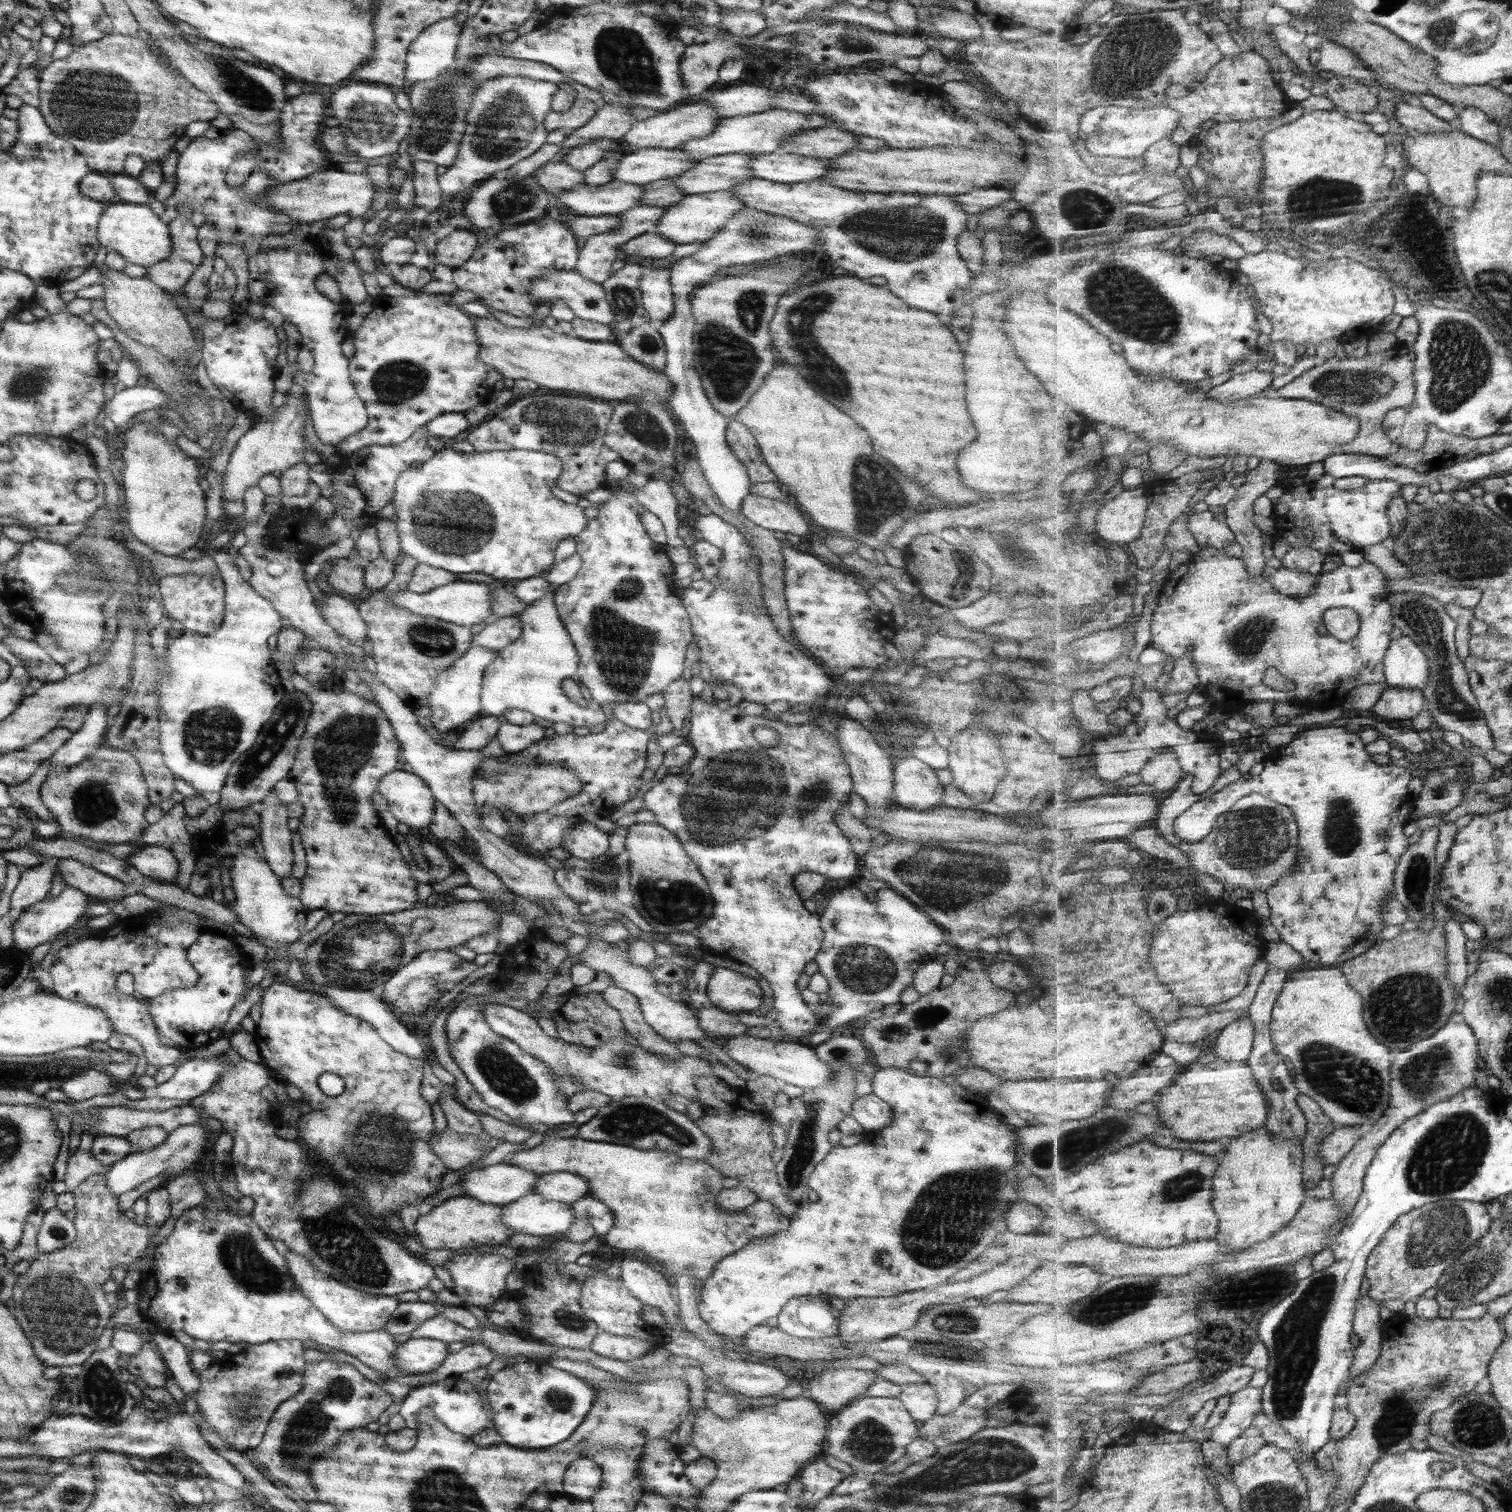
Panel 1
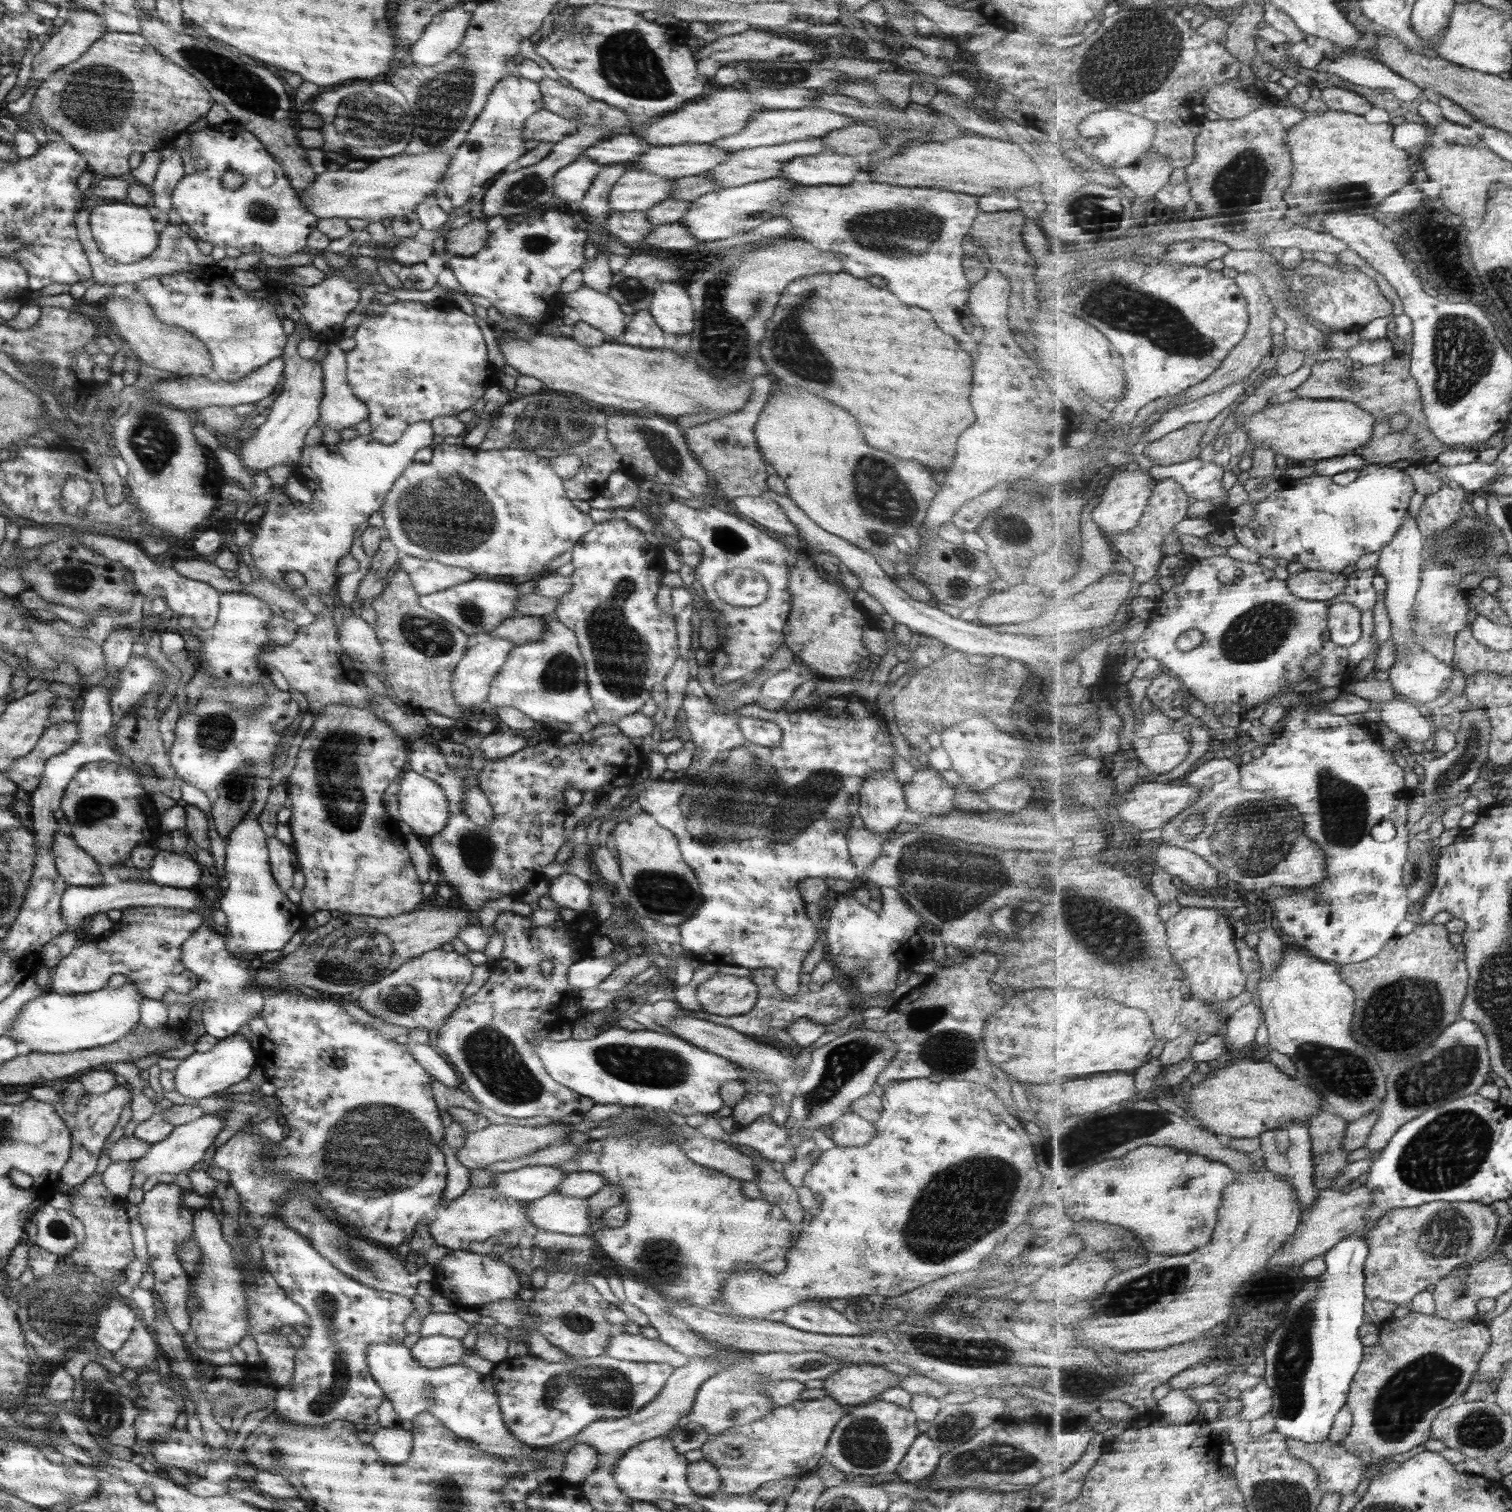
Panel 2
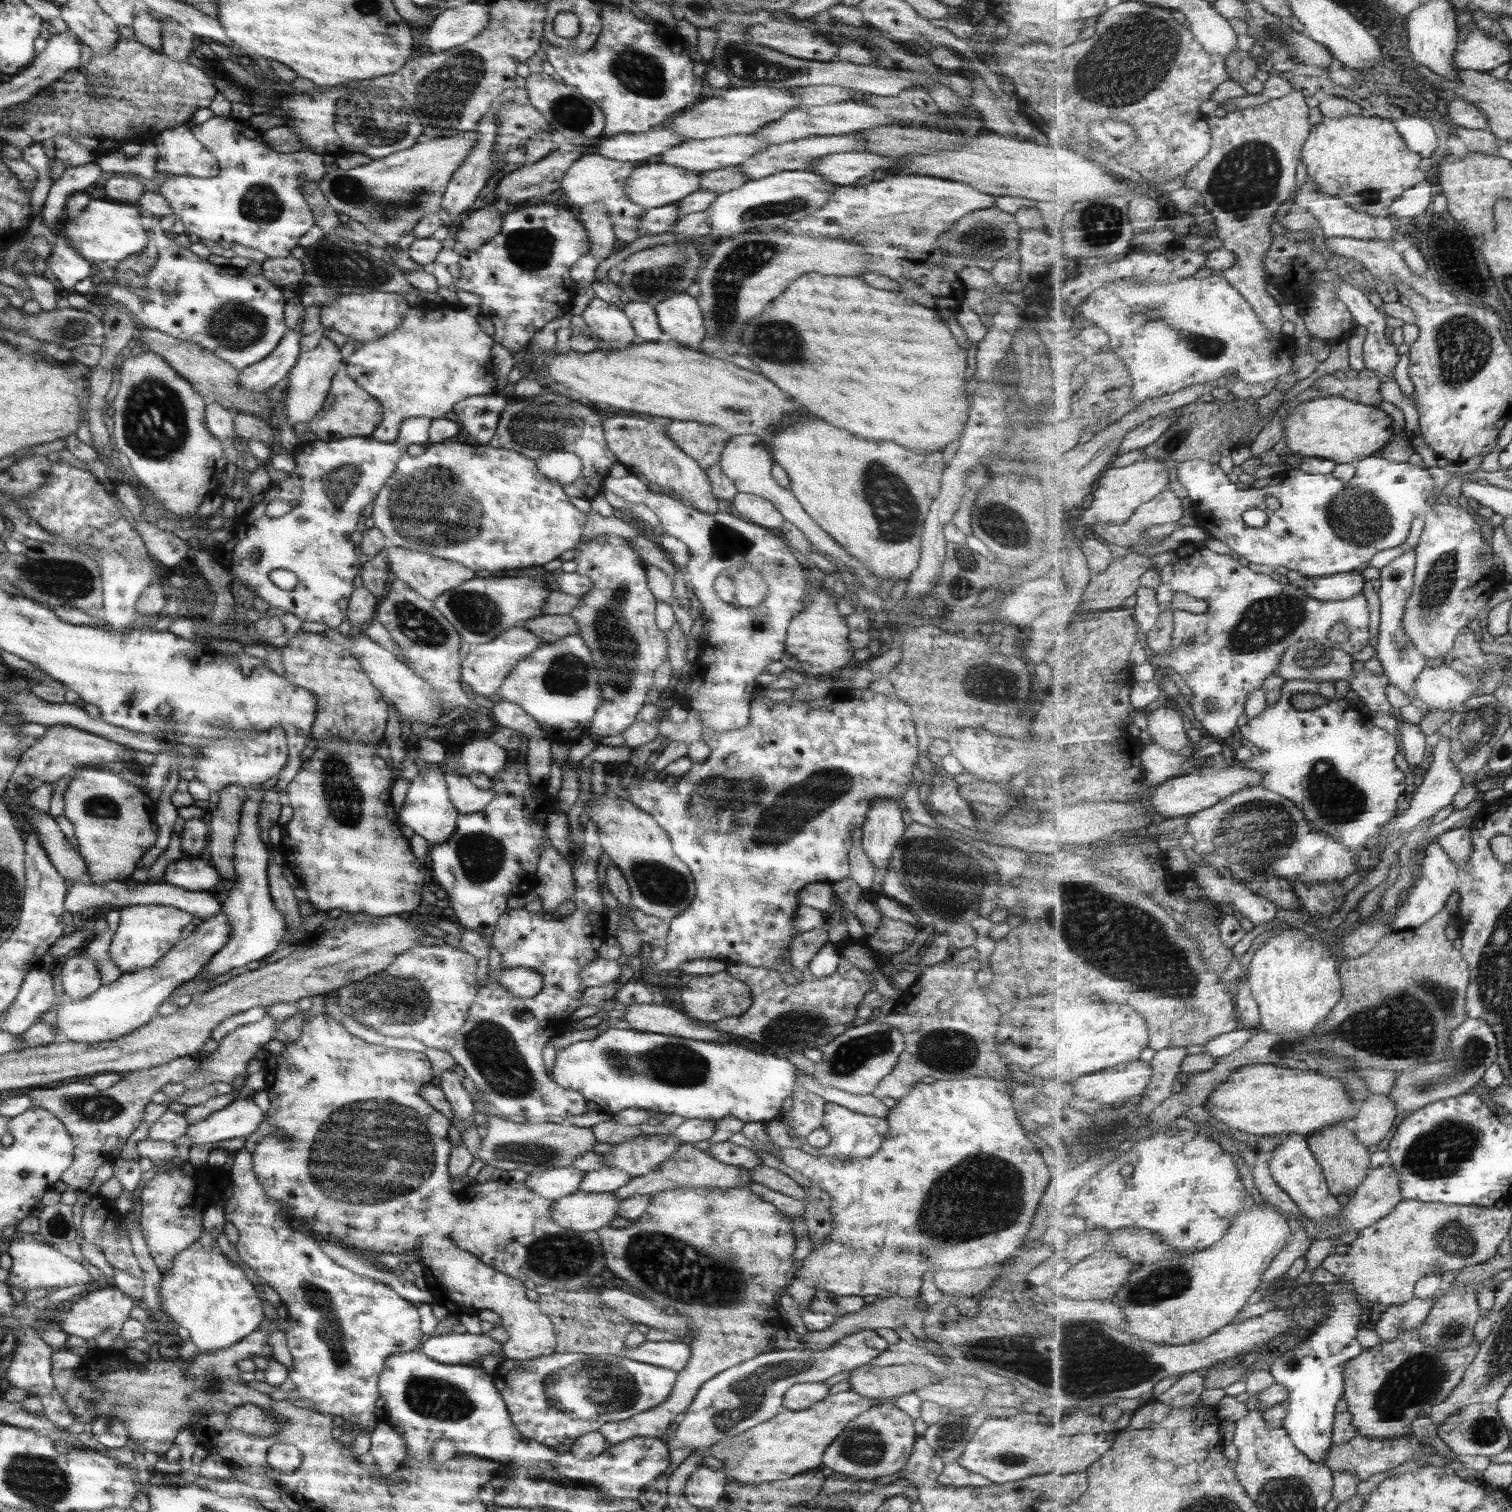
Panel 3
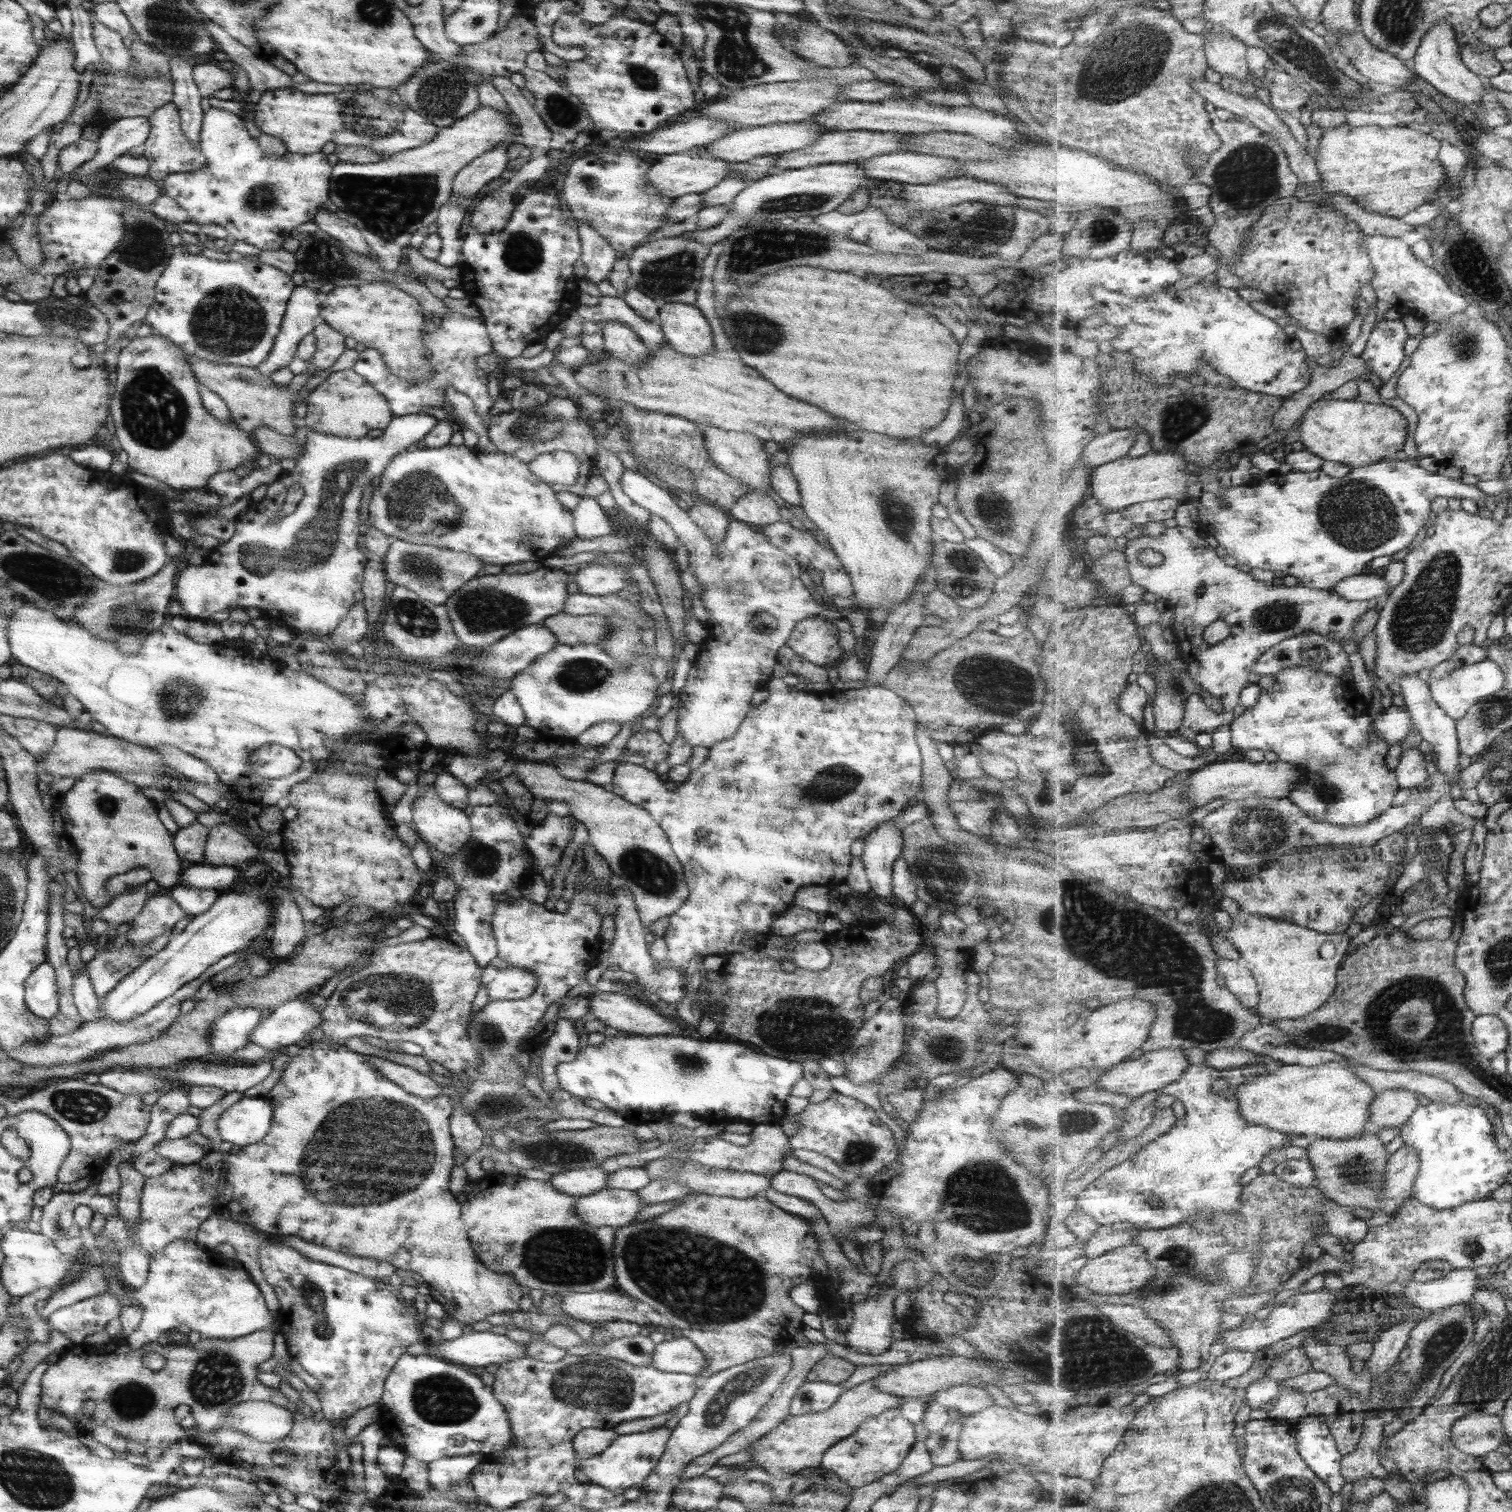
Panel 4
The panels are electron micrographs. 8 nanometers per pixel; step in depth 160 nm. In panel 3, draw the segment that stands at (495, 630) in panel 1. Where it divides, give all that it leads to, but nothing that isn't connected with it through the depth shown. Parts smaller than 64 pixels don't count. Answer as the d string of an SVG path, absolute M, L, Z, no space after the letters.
M541 614L528 620L521 627L538 636L545 643L552 643L578 632L576 620L571 615Z

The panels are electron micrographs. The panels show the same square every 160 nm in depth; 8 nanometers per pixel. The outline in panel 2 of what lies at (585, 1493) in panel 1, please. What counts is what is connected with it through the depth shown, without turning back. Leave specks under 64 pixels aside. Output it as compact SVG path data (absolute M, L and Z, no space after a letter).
M574 1444L565 1454L560 1482L572 1488L582 1488L584 1478L598 1466L597 1452L588 1444Z

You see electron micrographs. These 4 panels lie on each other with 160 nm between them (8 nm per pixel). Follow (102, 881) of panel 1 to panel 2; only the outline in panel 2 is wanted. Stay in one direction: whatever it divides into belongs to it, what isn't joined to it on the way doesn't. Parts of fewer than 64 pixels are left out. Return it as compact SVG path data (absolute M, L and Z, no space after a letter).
M55 831L50 848L58 875L67 887L94 887L102 883L97 863L81 850L70 835Z

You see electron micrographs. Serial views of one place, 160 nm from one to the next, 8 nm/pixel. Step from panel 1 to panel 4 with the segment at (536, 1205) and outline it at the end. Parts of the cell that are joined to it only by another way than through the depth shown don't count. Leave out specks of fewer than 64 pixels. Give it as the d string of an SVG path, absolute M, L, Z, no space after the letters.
M605 1188L580 1196L573 1204L573 1214L589 1226L617 1229L634 1222L642 1202L635 1191Z

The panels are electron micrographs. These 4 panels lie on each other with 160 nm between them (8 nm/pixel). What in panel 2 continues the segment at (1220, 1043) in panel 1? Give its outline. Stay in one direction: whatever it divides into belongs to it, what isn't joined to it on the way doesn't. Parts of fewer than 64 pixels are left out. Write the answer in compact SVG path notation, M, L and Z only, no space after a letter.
M1252 1001L1226 1018L1223 1035L1226 1036L1229 1049L1241 1050L1254 1046L1255 1034L1261 1022L1264 1022L1262 1009Z

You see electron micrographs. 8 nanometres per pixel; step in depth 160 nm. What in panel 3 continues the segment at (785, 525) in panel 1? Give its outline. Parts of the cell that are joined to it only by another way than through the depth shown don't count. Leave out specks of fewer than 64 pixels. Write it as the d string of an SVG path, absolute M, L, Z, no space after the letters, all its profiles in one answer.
M737 493L731 501L731 506L745 521L768 530L779 529L784 521L779 511L768 500L753 494Z

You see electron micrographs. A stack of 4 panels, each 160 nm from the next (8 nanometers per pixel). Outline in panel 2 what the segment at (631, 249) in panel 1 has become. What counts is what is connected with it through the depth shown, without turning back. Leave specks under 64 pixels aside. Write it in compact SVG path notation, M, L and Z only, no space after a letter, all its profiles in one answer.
M663 224L651 230L651 233L642 240L647 246L653 246L659 250L665 250L670 255L687 252L687 248L692 248L697 244L696 238L689 234L681 224Z

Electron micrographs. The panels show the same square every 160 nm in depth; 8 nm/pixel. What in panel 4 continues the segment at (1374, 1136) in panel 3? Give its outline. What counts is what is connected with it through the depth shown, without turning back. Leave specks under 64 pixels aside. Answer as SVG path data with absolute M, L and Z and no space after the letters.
M1387 1089L1378 1093L1370 1108L1372 1131L1376 1134L1380 1128L1399 1130L1424 1102L1423 1096L1407 1089Z

